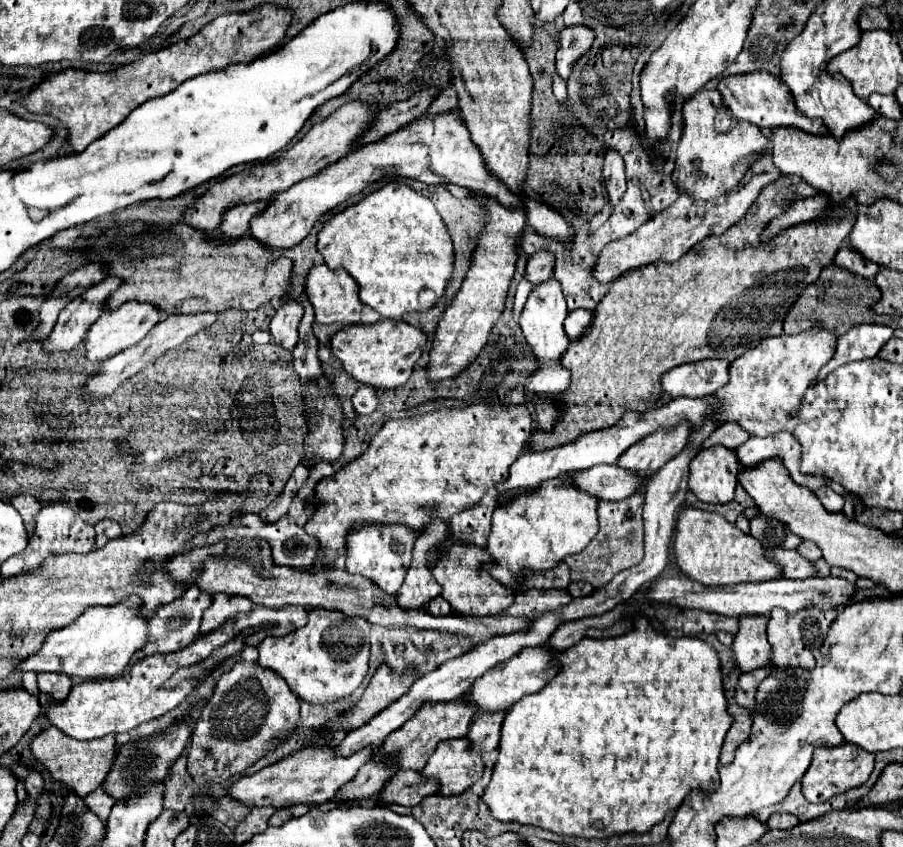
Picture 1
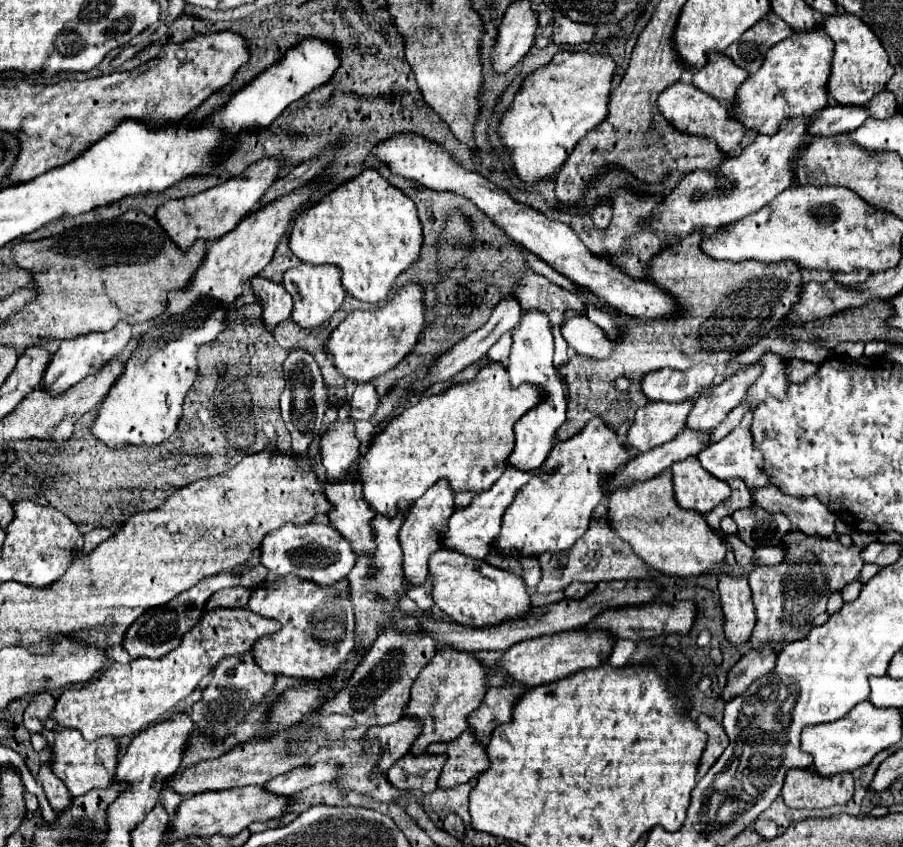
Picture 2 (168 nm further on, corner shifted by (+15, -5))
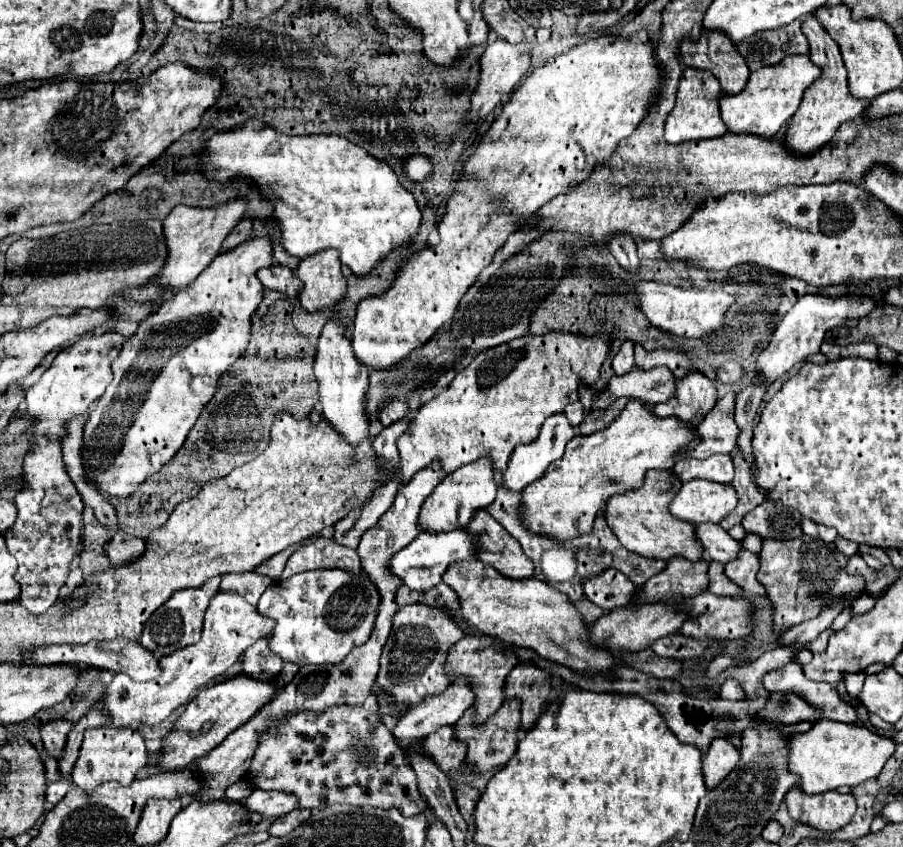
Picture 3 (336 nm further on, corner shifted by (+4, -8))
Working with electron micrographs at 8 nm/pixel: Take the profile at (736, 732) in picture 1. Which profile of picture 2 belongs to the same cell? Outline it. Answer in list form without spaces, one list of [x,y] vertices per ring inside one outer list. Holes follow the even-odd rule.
[[[700,714],[698,716],[698,724],[704,732],[708,732],[708,744],[706,744],[706,750],[704,750],[704,756],[700,758],[700,768],[698,768],[698,774],[704,776],[712,764],[720,758],[720,754],[726,750],[728,746],[728,736],[722,728],[720,722],[716,722],[714,718],[706,716],[706,714]]]

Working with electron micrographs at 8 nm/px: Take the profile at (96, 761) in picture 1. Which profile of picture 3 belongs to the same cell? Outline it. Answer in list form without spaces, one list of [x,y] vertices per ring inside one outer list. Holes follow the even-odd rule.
[[[113,725],[87,729],[83,737],[83,747],[71,777],[75,785],[81,787],[83,791],[93,791],[95,787],[99,787],[99,783],[105,783],[105,781],[117,781],[121,785],[127,785],[127,783],[133,783],[135,773],[147,765],[147,759],[149,759],[149,753],[145,749],[145,739],[139,729],[113,727]]]

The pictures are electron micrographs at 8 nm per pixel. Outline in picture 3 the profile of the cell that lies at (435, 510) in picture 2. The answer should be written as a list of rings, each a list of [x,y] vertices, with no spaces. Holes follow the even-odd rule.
[[[479,459],[469,465],[459,467],[455,473],[447,475],[421,507],[421,515],[419,515],[421,529],[423,531],[453,531],[457,527],[467,525],[473,511],[479,507],[491,505],[497,495],[493,471],[495,471],[495,467],[493,467],[491,459]]]

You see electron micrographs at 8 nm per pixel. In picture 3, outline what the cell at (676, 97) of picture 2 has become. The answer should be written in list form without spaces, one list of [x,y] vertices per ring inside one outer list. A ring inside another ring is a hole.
[[[687,67],[681,75],[679,87],[677,87],[677,99],[675,107],[669,113],[665,121],[665,139],[707,139],[707,137],[719,137],[727,133],[725,123],[719,115],[719,103],[717,97],[721,93],[719,81],[709,71],[697,71]]]

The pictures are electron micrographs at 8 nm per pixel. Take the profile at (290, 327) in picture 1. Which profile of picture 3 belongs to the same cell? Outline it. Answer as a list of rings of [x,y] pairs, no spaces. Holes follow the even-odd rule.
[[[271,265],[271,267],[259,271],[259,279],[261,279],[263,287],[275,289],[275,291],[283,291],[283,293],[287,293],[291,303],[297,303],[295,299],[297,299],[297,293],[301,291],[303,283],[299,283],[299,279],[295,277],[295,273],[289,267]]]

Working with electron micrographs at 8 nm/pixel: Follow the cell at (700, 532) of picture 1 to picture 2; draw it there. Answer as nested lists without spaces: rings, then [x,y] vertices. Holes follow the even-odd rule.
[[[670,470],[660,472],[644,484],[634,484],[630,490],[616,490],[608,498],[608,510],[618,536],[626,540],[648,566],[664,576],[698,578],[726,566],[726,550],[720,534],[706,524],[702,514],[688,512],[676,504]]]

